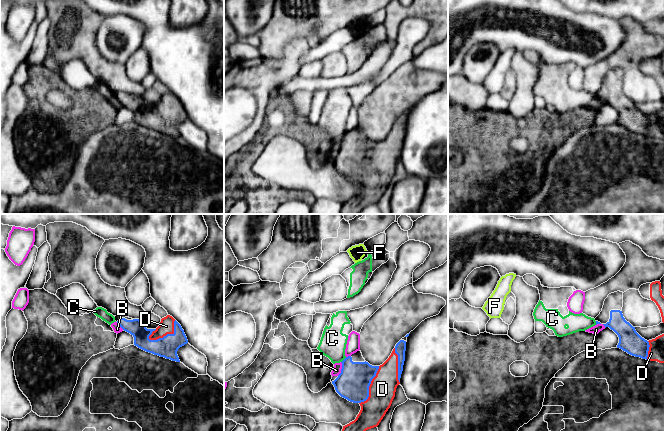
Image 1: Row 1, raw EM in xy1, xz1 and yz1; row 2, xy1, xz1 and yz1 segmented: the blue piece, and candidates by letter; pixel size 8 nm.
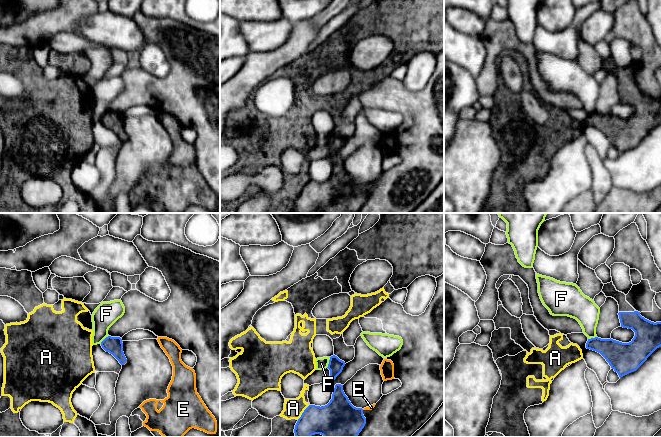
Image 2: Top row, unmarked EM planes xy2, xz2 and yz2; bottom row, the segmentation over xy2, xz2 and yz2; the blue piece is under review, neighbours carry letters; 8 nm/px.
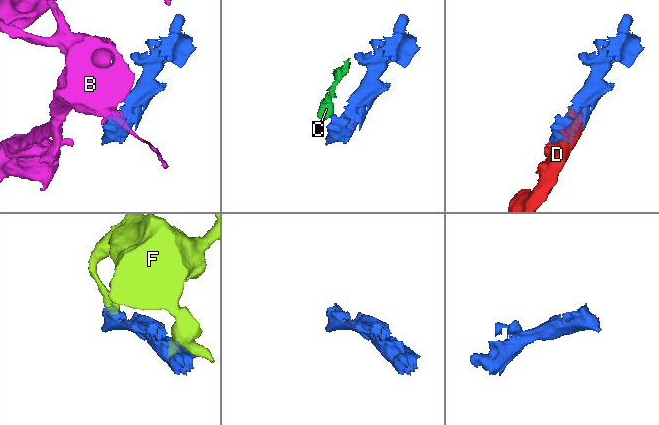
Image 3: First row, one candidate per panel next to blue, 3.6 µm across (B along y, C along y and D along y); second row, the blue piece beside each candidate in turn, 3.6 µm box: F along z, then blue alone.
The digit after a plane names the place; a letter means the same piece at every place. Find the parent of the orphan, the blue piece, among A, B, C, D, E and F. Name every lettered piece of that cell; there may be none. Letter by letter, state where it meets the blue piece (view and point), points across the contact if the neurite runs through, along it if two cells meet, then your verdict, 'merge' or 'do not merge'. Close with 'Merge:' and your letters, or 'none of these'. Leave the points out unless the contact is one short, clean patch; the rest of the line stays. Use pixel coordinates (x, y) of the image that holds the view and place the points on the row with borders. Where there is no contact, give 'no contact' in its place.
A: contact xz2 (303, 412); do not merge
B: contact xz1 (341, 369); border xz1 (341, 362), (341, 371), (337, 375); do not merge
C: contact xz1 (343, 360); border xz1 (346, 357), (341, 362); do not merge
D: contact xy1 (167, 334); merge
E: contact xy2 (124, 363); merge
F: contact xz2 (329, 362); border xz2 (330, 357), (326, 367); do not merge
Merge: D, E

